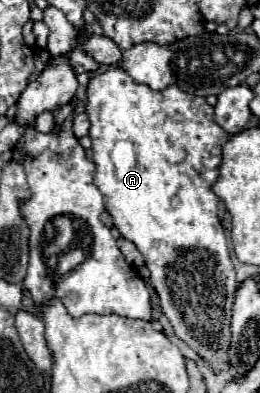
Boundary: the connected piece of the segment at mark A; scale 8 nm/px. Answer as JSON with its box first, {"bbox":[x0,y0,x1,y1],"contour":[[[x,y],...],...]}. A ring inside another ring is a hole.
{"bbox":[86,67,236,371],"contour":[[[110,67],[98,75],[94,75],[88,81],[88,89],[86,89],[86,115],[90,119],[90,131],[88,135],[92,137],[92,159],[96,163],[96,175],[94,175],[94,183],[98,185],[98,189],[104,195],[106,201],[106,211],[110,213],[114,225],[120,229],[122,237],[126,237],[128,241],[132,241],[138,251],[142,253],[146,267],[150,269],[150,281],[160,297],[160,307],[162,313],[168,317],[168,321],[174,327],[176,337],[180,337],[184,343],[188,343],[192,349],[196,349],[214,371],[220,371],[224,367],[230,367],[226,357],[228,357],[228,347],[230,347],[230,317],[232,317],[232,303],[234,303],[234,293],[236,293],[236,279],[234,279],[234,265],[230,261],[228,255],[228,243],[226,243],[226,235],[224,229],[218,221],[218,197],[212,191],[212,183],[218,177],[218,165],[222,161],[222,145],[228,141],[228,133],[214,121],[214,107],[208,105],[202,97],[190,95],[180,91],[176,85],[166,87],[164,91],[154,91],[148,85],[140,85],[134,83],[132,77],[122,71],[120,67]]]}

